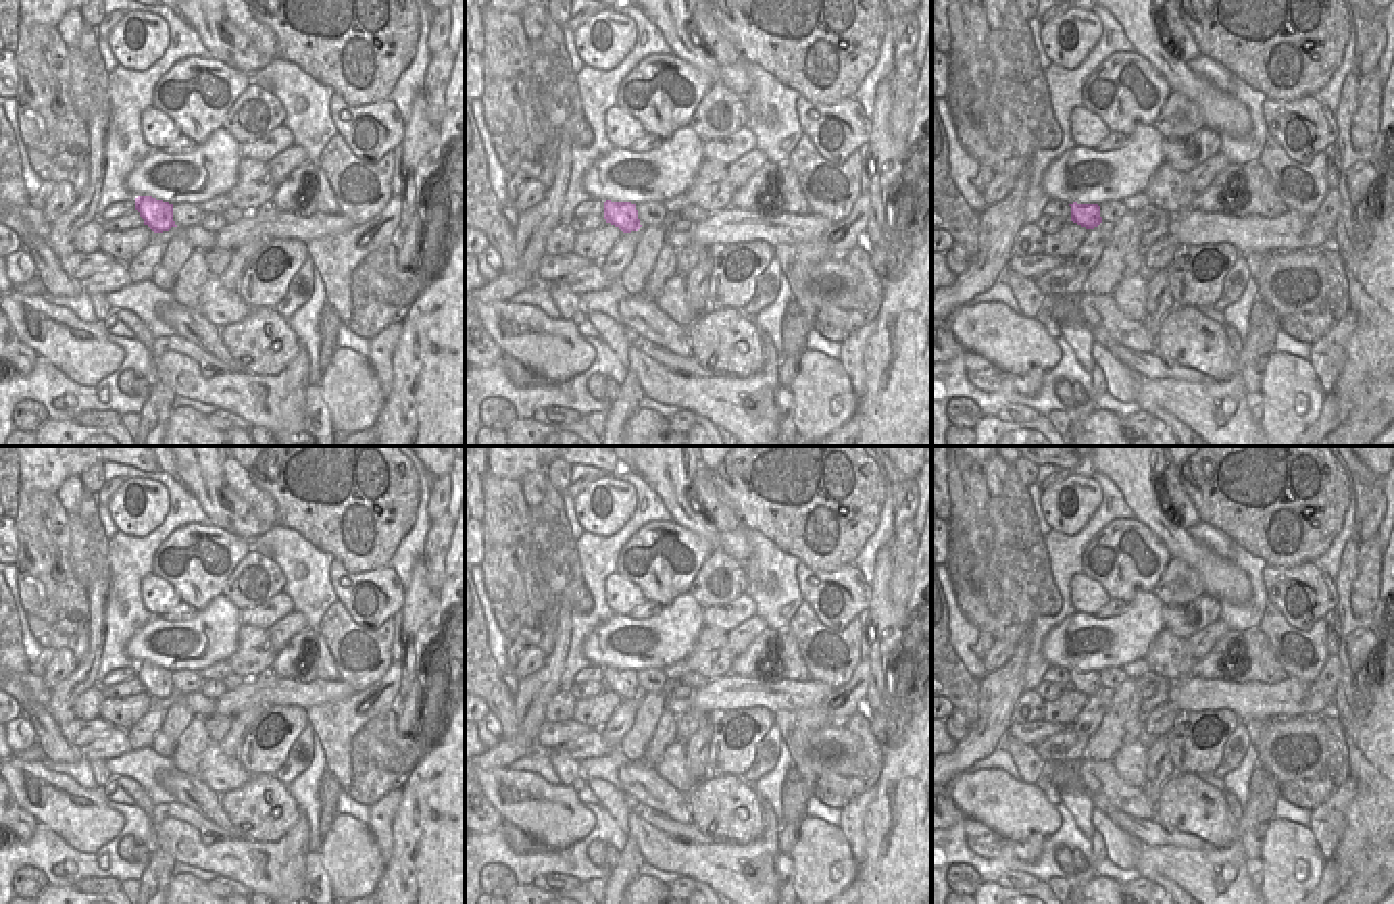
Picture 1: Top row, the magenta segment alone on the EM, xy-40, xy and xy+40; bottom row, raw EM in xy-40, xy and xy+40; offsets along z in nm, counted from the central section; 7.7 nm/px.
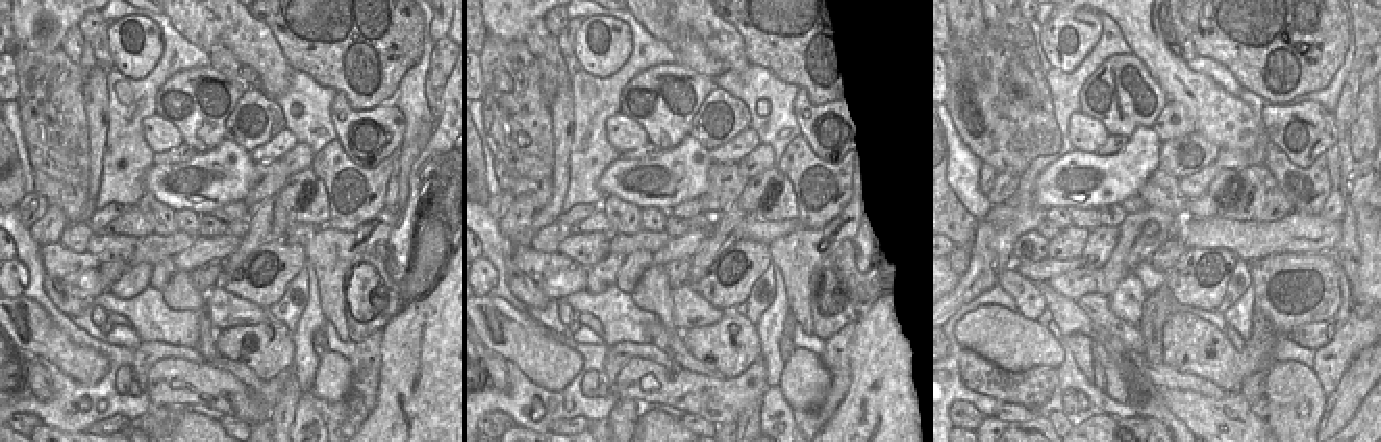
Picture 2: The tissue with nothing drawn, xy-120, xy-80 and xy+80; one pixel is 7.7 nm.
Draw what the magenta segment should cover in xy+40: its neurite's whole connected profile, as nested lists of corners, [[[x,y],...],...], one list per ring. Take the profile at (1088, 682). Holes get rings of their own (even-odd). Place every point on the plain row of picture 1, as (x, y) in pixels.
[[[1069,671],[1071,673],[1071,687],[1086,694],[1086,696],[1094,696],[1102,689],[1100,683],[1100,673],[1098,671]]]

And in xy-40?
[[[138,662],[135,677],[144,685],[144,692],[148,692],[154,700],[177,694],[173,687],[173,671],[169,669],[156,667],[152,662]]]

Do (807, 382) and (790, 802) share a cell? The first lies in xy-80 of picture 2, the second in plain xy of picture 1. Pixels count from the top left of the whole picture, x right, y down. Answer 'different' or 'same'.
different

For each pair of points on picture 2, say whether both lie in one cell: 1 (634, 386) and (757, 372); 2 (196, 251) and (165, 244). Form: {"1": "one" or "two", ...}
{"1": "one", "2": "two"}

